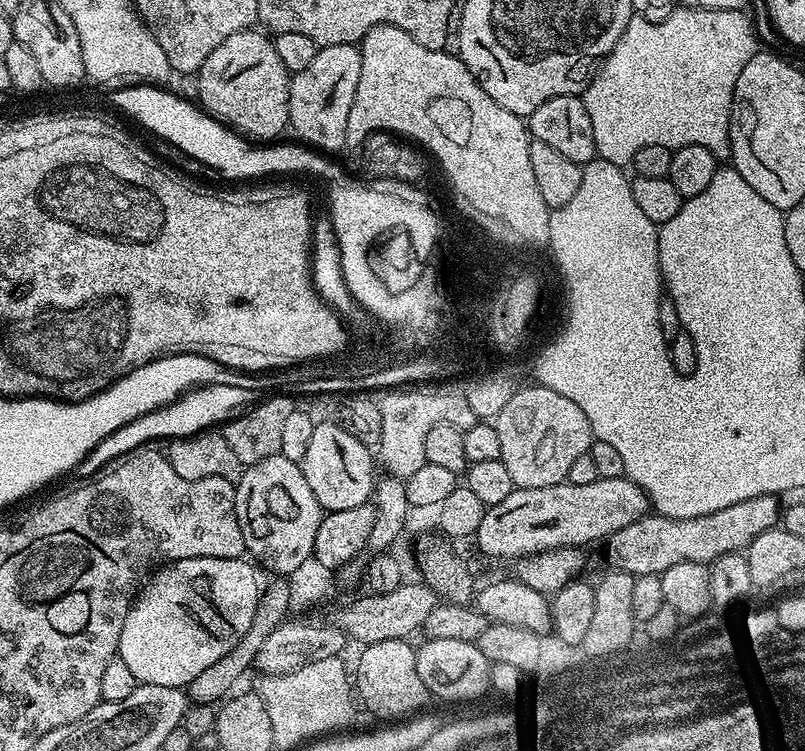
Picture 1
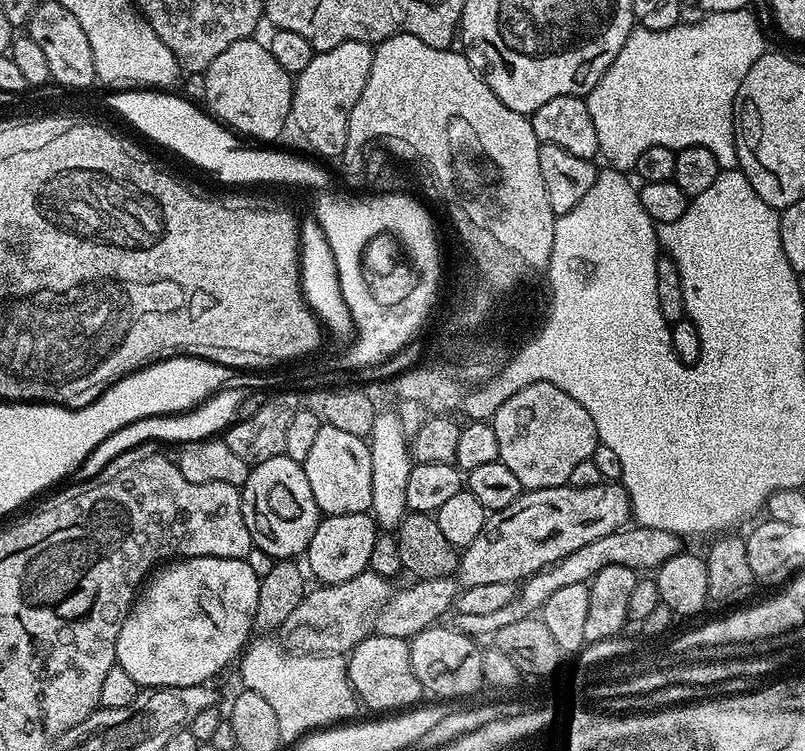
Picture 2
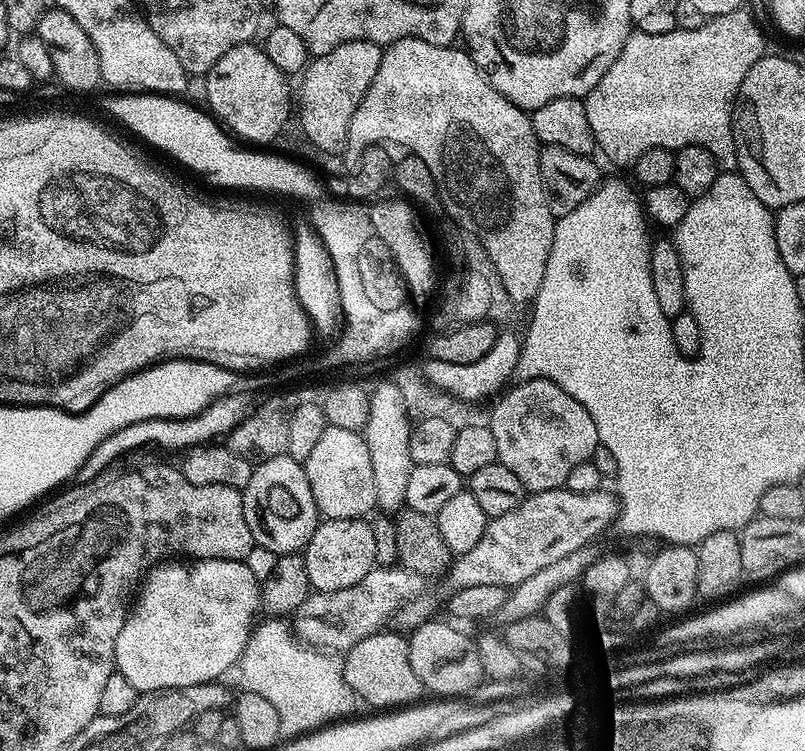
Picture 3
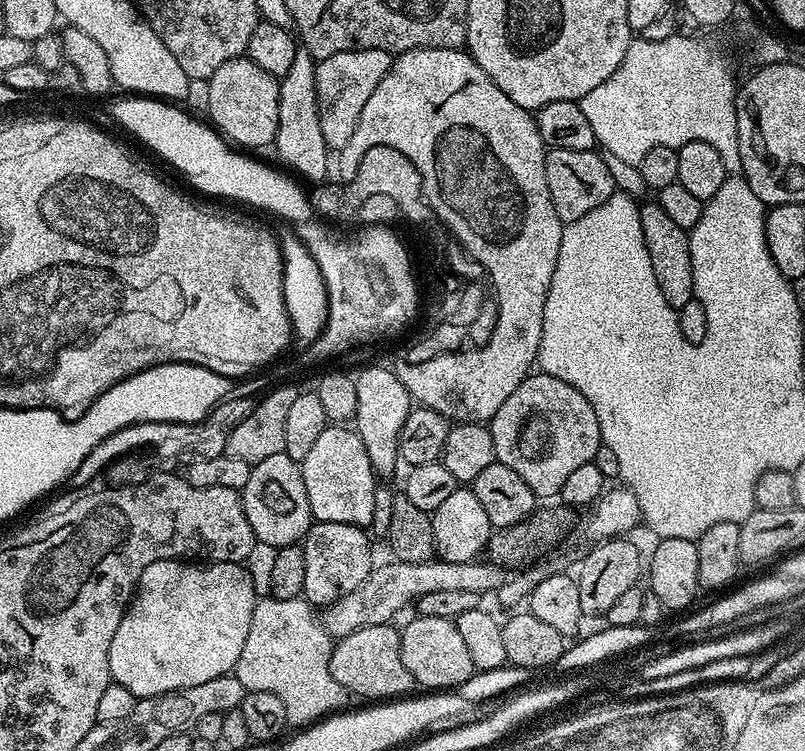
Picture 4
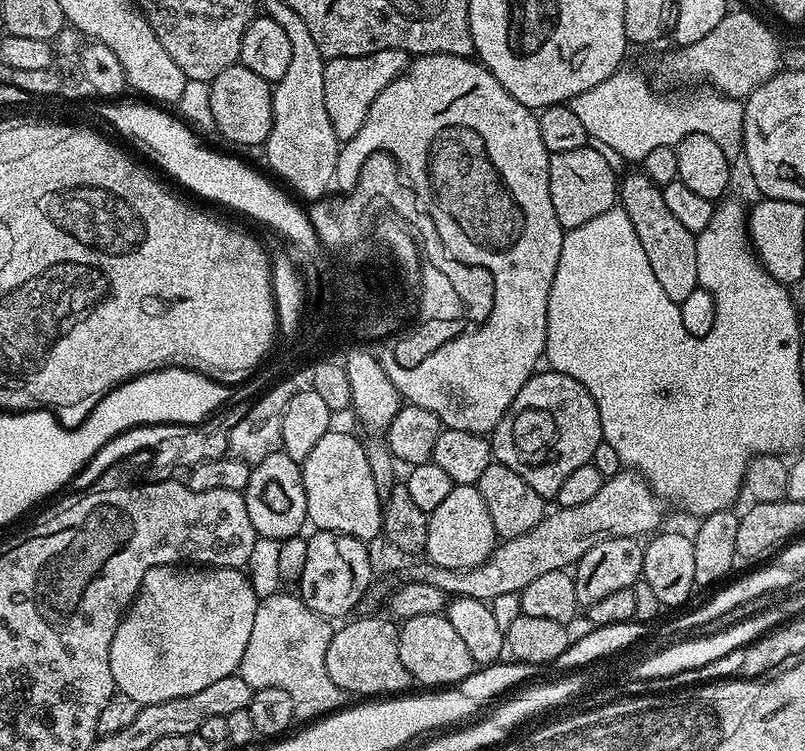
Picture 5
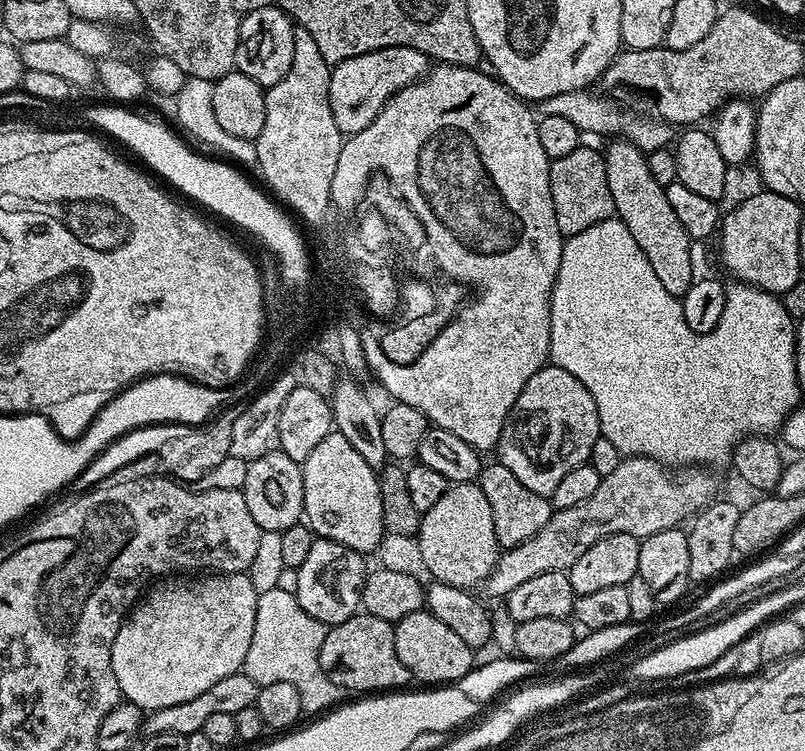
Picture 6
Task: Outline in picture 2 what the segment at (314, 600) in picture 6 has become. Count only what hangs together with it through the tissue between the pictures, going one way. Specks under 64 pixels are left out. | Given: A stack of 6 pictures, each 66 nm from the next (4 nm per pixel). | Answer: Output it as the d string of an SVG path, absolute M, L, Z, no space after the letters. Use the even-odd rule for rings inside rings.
M371 511L358 514L324 516L310 538L306 553L306 568L317 576L321 585L350 582L358 574L369 571L371 554L378 535L378 525ZM312 571L312 572L311 572Z

